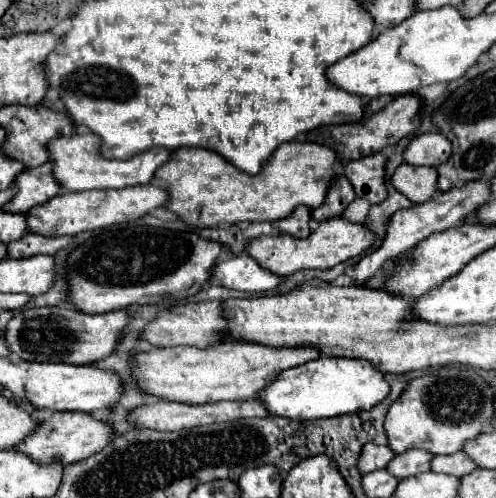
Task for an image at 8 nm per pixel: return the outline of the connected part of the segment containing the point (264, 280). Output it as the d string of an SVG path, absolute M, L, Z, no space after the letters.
M250 255L230 257L216 263L216 269L212 271L212 281L228 289L248 291L248 293L262 293L262 291L274 291L284 279L270 273L268 269L262 269L256 259Z

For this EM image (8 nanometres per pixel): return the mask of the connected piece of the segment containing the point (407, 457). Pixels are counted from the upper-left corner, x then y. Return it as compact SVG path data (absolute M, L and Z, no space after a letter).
M410 449L410 451L396 455L388 463L386 469L396 479L406 479L406 477L412 477L412 475L420 475L420 473L430 471L430 459L432 459L432 455L428 455L428 451Z

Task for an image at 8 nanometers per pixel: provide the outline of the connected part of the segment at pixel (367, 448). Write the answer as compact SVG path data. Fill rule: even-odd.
M366 443L362 447L360 457L358 457L358 471L364 475L364 473L376 471L376 469L384 469L386 463L392 457L394 457L394 451L392 449L380 447L380 445L374 445L374 443Z

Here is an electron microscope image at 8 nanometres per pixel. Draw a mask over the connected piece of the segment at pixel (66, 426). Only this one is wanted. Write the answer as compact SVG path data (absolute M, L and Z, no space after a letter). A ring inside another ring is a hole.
M64 411L64 413L54 413L44 423L40 423L40 427L32 435L28 435L20 445L16 445L16 449L24 451L26 455L30 455L34 461L40 461L40 463L48 463L54 455L58 455L62 459L62 463L68 465L68 463L82 461L82 459L98 453L106 445L110 445L114 439L114 433L116 431L110 423L96 419L92 413Z

